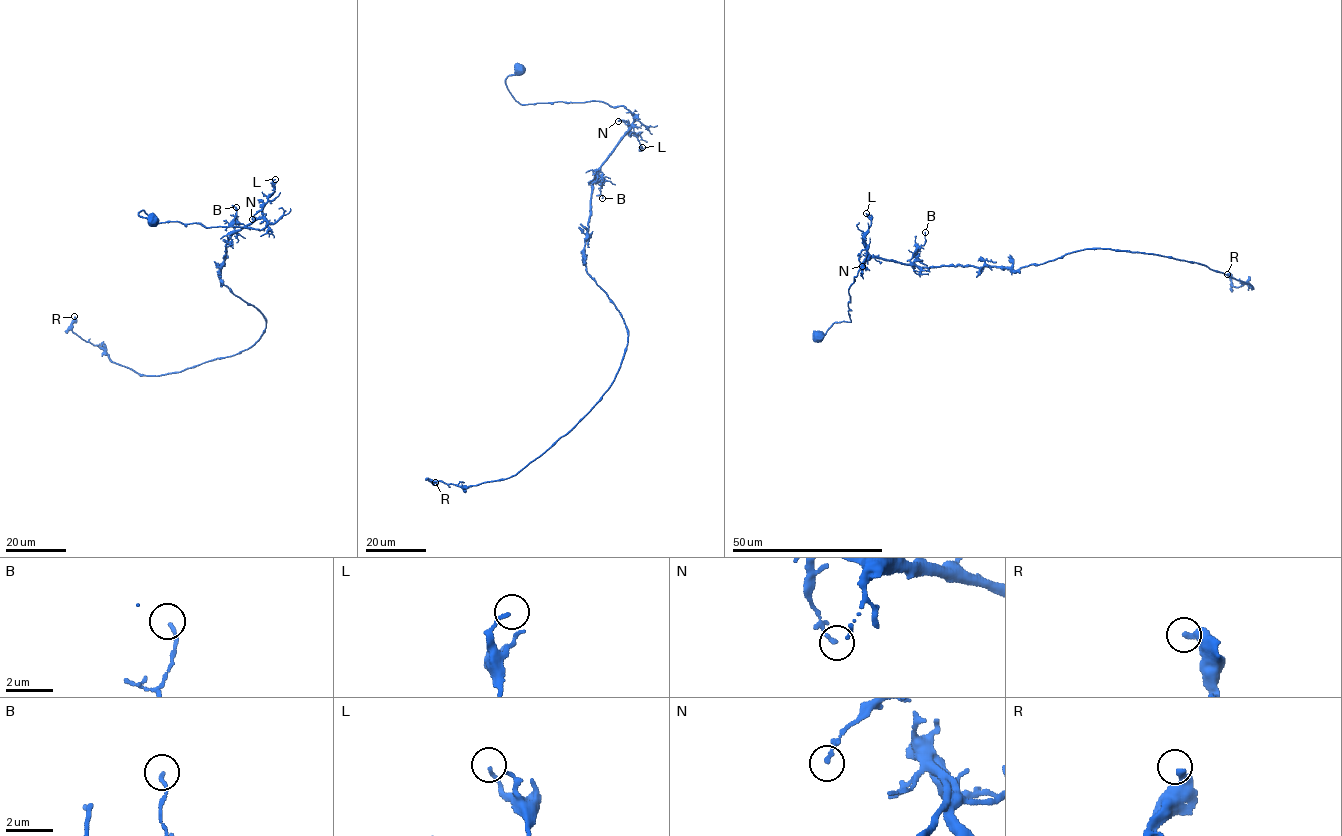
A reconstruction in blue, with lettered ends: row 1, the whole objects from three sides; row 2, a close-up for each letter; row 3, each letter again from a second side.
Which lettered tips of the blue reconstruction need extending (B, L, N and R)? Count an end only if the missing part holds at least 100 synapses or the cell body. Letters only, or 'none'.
none

